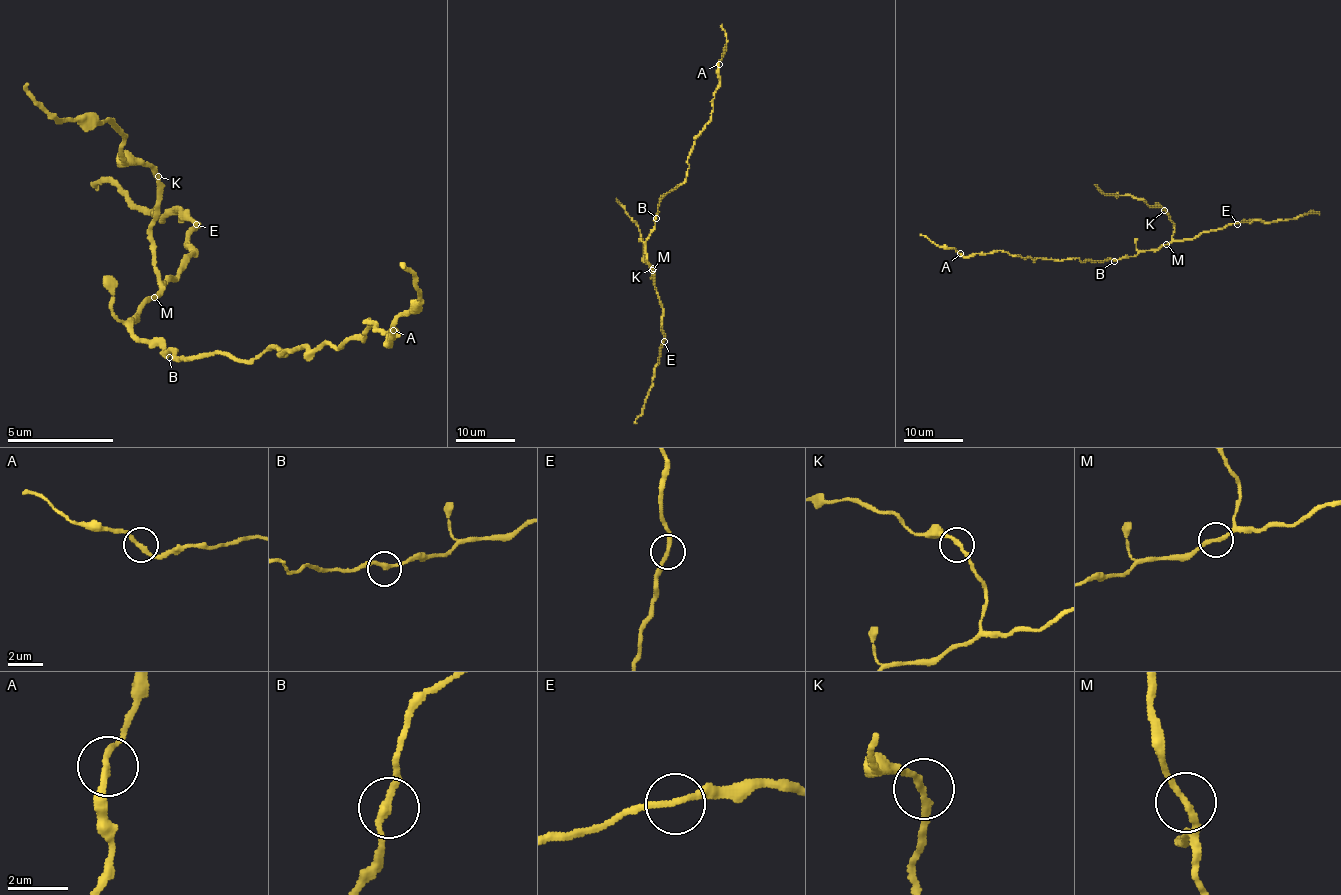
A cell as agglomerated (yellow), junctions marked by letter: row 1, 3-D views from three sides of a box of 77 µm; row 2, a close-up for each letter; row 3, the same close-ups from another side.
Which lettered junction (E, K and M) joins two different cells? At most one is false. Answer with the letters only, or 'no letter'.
no letter

